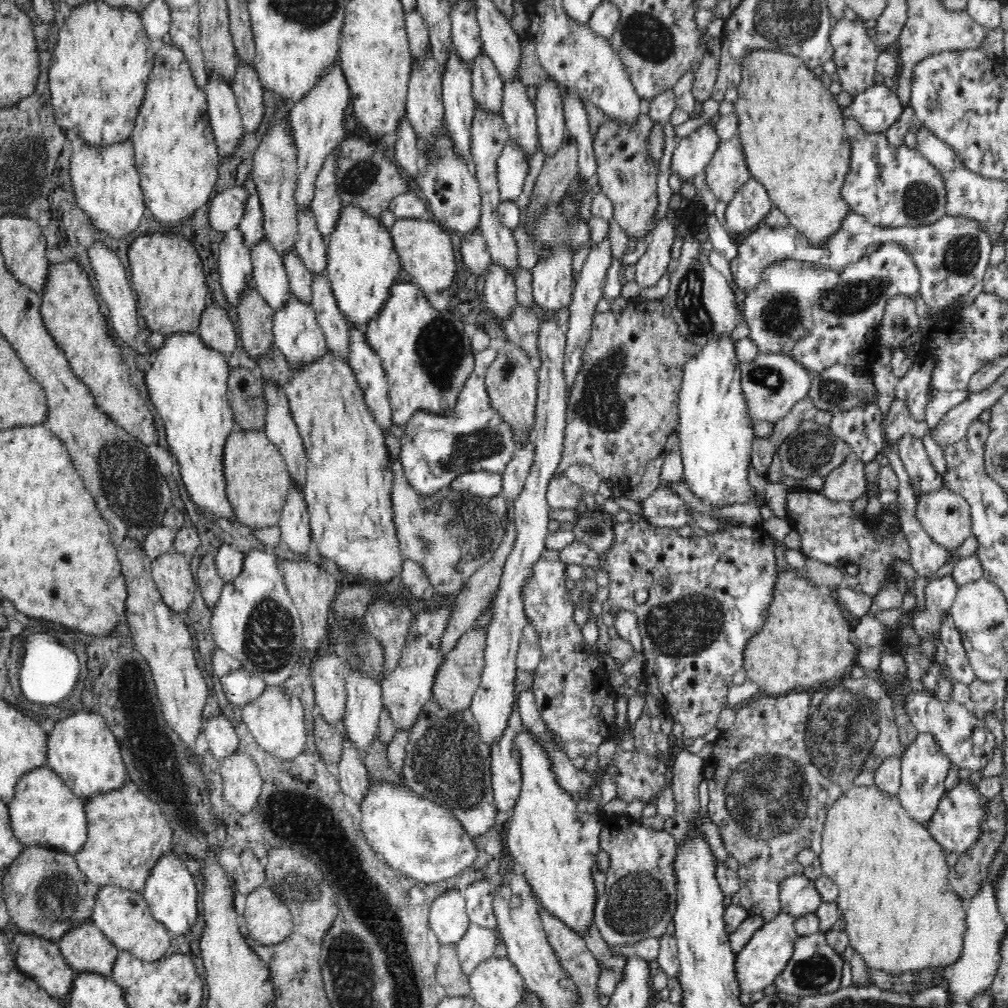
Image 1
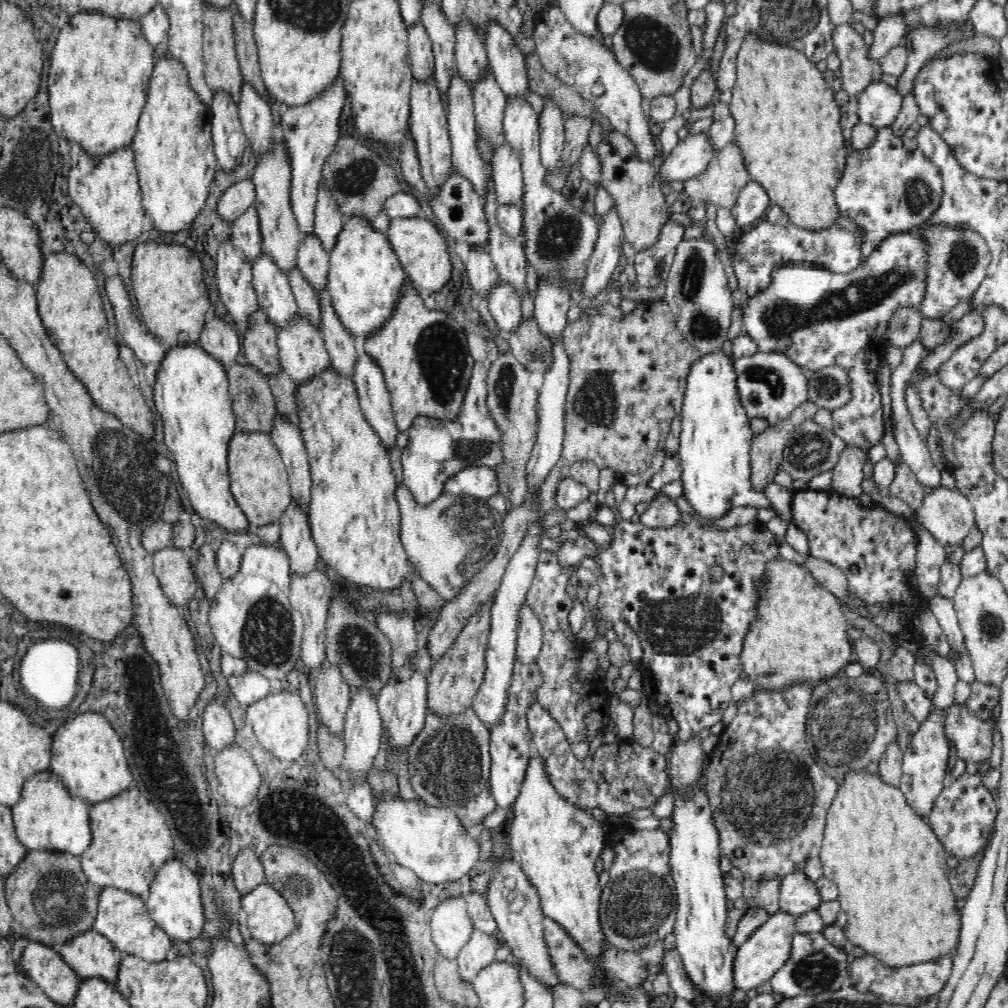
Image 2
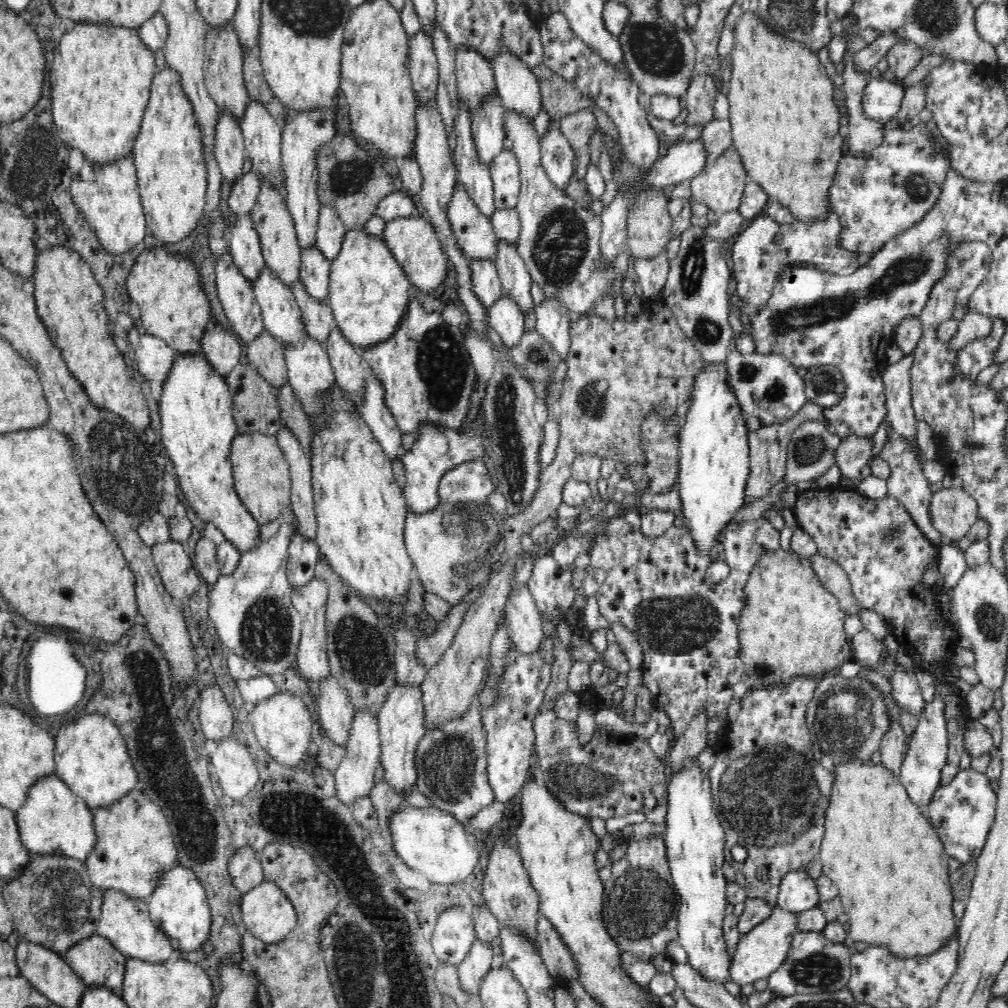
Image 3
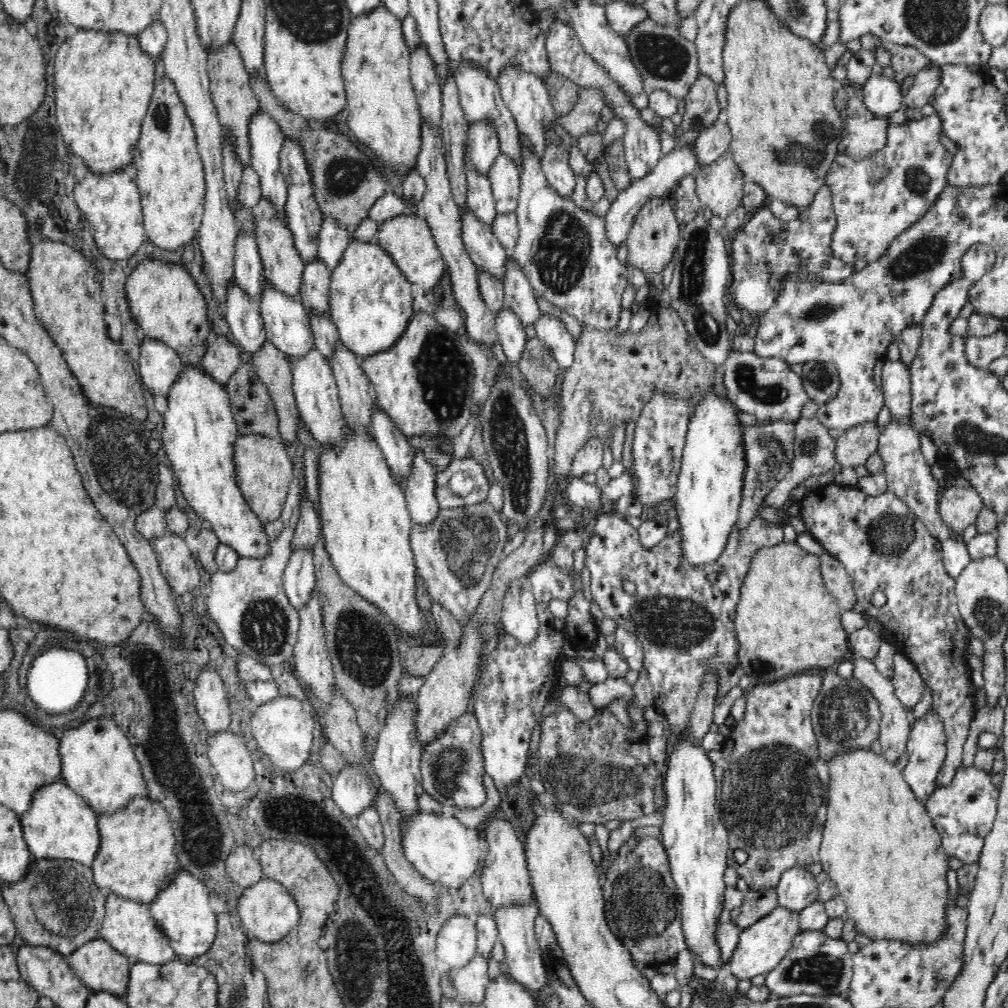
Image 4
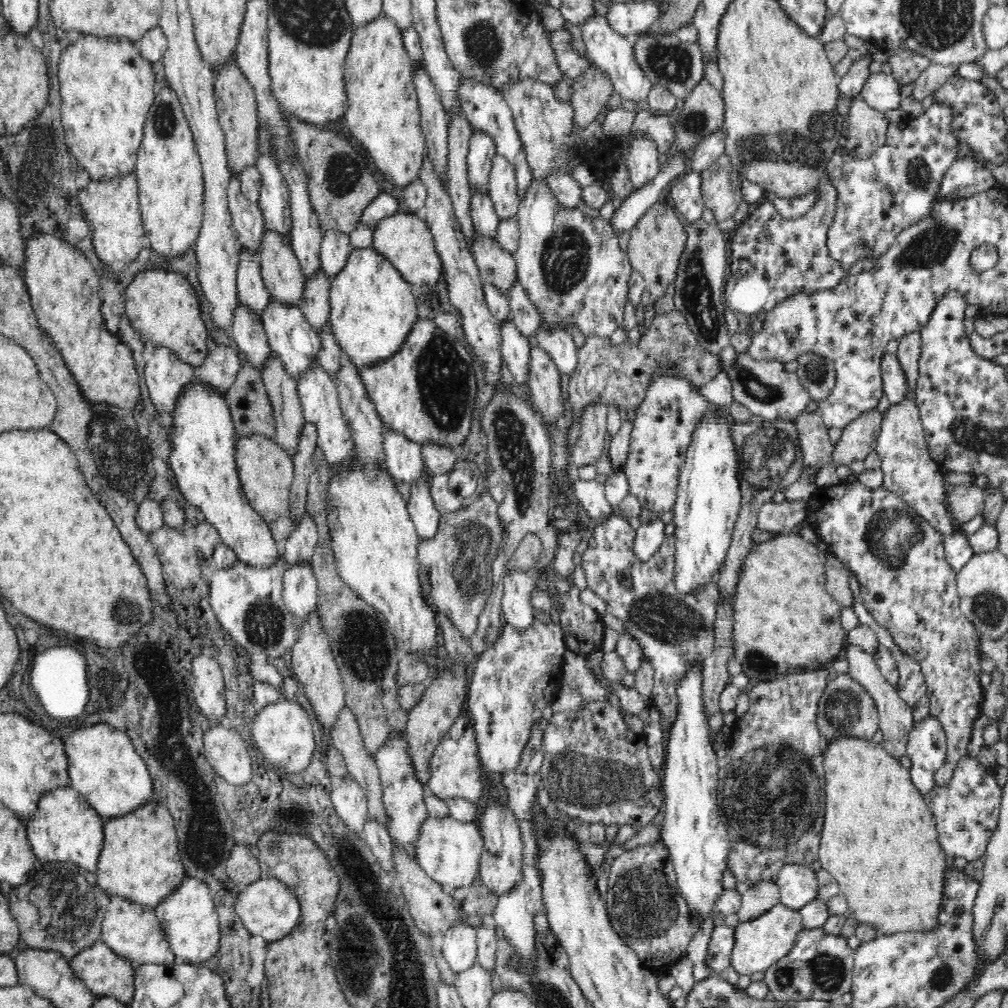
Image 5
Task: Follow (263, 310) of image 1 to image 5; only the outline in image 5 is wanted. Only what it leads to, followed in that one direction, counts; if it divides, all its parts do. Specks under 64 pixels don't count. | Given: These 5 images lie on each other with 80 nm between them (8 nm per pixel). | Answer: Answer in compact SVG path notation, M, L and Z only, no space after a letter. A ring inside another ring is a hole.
M270 350L268 360L259 370L275 417L274 440L289 455L293 455L297 451L299 438L305 425L296 379L287 374L282 360L273 350Z

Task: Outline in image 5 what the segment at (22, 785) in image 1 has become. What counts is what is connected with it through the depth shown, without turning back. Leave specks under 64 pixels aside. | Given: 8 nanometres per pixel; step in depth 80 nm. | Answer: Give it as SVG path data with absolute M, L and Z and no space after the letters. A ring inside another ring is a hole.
M70 785L46 791L33 815L24 820L32 852L42 862L70 861L95 873L104 844L103 820L90 803Z

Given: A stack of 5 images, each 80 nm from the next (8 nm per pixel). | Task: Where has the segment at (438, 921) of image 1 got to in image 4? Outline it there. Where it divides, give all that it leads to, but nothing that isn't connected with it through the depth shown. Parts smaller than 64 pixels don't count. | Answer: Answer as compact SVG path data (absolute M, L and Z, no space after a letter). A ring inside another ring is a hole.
M450 916L438 930L435 940L438 959L455 970L462 968L477 950L477 930L474 922L466 916Z

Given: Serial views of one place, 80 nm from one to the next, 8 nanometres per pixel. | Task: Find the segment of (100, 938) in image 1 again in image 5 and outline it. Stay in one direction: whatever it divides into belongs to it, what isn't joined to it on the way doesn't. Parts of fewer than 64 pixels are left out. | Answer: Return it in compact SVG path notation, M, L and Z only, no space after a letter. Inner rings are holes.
M101 939L78 952L69 963L96 996L110 996L126 1004L133 999L135 968Z

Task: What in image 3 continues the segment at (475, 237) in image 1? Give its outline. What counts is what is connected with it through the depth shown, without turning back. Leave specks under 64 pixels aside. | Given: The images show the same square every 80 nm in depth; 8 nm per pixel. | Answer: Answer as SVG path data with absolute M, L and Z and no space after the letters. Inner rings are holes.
M472 258L470 275L473 276L473 291L484 306L492 306L503 292L495 264L490 260Z

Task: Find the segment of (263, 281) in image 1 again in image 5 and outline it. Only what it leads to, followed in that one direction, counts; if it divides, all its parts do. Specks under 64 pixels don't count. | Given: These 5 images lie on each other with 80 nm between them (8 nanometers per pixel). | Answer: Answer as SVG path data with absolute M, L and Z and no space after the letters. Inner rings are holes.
M272 298L269 300L268 307L261 313L260 319L263 322L271 350L282 360L287 374L295 379L300 378L305 371L309 370L313 359L321 350L321 340L317 331L307 322L298 304L291 306Z

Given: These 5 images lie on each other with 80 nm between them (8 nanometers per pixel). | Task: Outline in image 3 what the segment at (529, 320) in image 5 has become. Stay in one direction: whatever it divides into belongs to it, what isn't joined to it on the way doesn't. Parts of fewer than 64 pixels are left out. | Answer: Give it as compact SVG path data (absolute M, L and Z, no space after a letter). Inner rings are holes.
M497 239L497 259L493 263L498 271L503 292L520 305L523 313L533 310L534 302L530 295L532 277L518 253L518 244Z

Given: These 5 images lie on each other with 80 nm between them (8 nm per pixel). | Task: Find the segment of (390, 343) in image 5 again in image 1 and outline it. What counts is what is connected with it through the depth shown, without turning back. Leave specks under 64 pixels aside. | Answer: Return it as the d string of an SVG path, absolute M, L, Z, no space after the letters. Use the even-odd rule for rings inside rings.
M358 207L341 208L337 226L329 235L325 272L339 310L347 316L348 323L356 326L367 326L380 314L393 284L403 275L401 261L388 229L380 218L372 217Z

